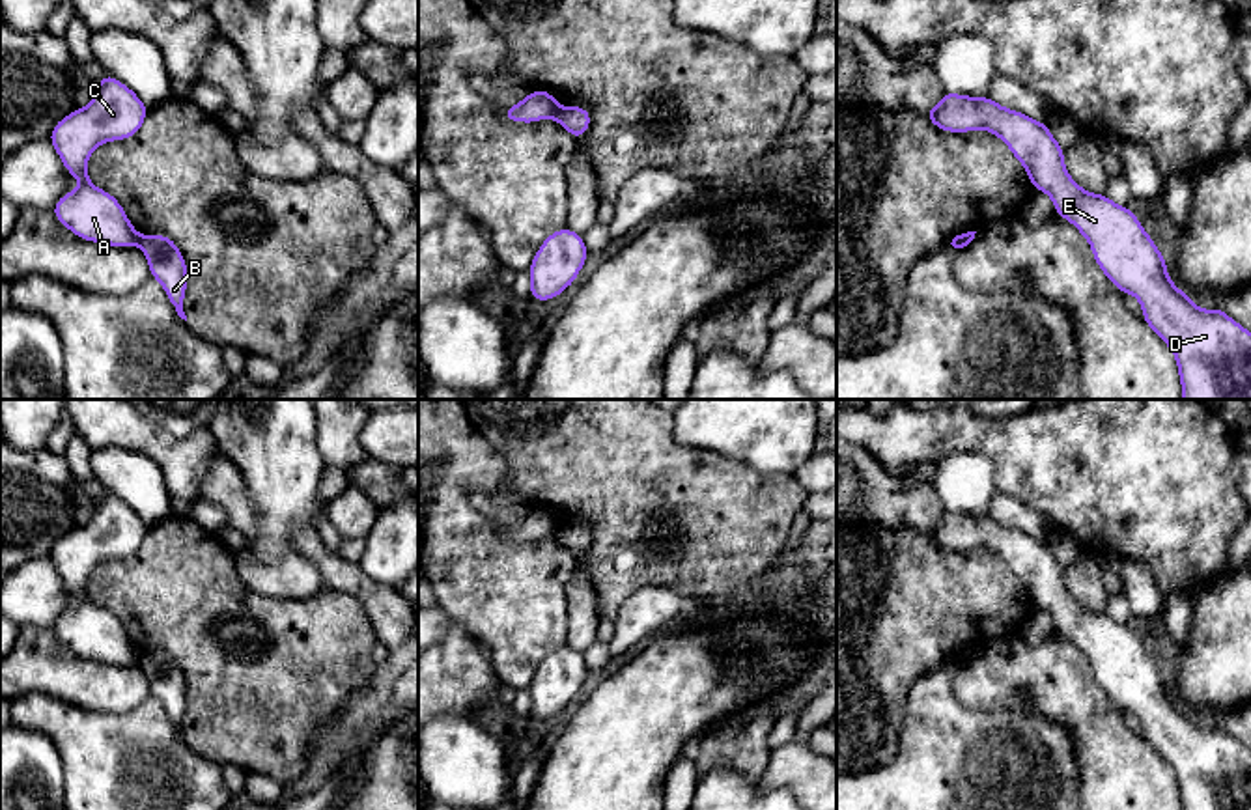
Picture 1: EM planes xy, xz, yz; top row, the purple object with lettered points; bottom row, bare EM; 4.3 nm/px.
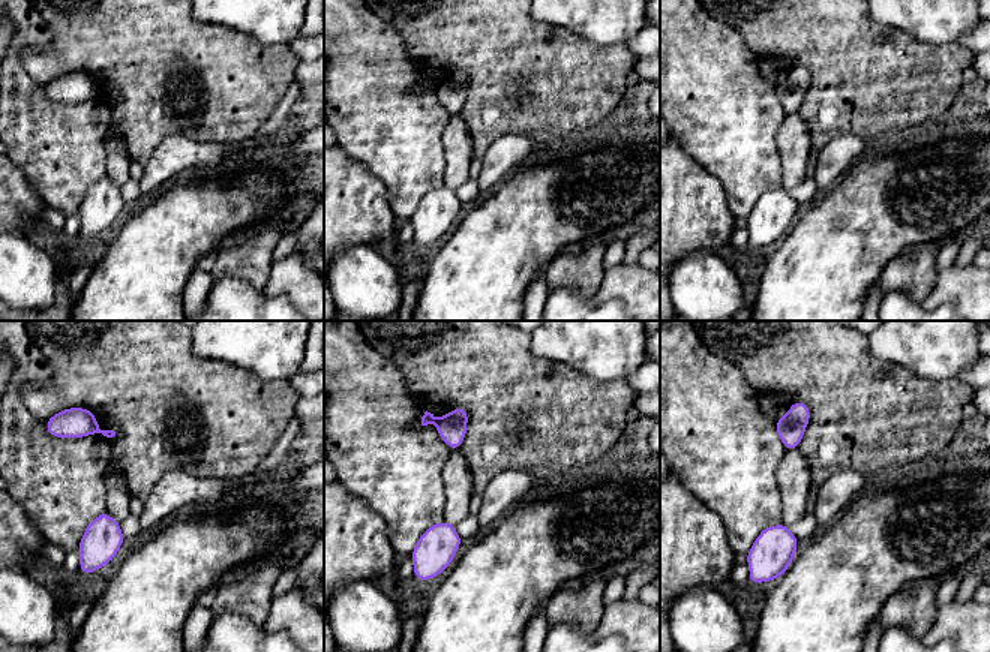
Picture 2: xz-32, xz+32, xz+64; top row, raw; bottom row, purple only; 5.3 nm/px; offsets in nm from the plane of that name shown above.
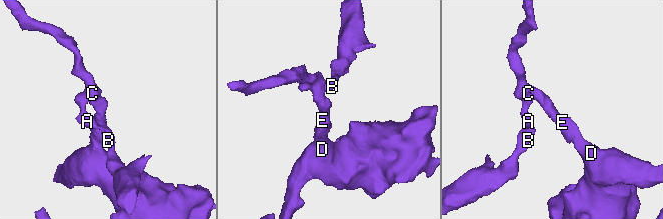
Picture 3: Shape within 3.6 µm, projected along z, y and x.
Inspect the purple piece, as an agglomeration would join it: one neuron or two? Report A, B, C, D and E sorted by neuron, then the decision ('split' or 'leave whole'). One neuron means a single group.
groups A C D E / B; split

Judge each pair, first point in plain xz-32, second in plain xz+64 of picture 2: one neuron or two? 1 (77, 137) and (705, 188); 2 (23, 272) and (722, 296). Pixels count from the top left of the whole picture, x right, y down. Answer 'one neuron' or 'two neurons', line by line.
1: two neurons
2: one neuron

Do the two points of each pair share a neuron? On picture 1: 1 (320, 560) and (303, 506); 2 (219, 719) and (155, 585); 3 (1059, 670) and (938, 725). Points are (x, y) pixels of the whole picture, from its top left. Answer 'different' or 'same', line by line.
1: different
2: same
3: different

